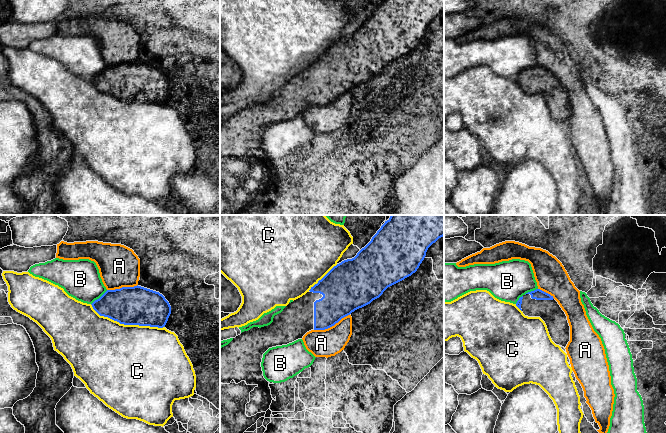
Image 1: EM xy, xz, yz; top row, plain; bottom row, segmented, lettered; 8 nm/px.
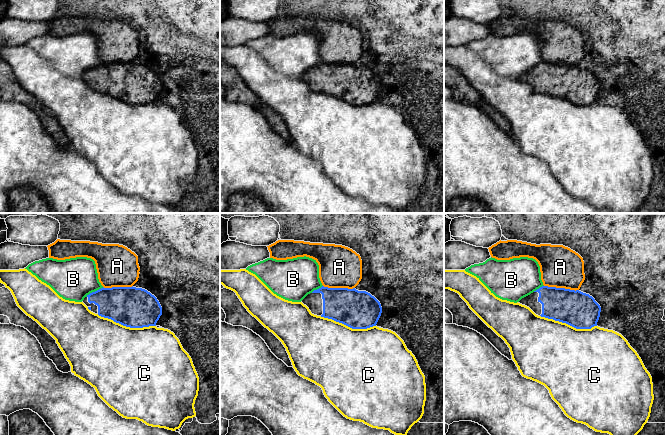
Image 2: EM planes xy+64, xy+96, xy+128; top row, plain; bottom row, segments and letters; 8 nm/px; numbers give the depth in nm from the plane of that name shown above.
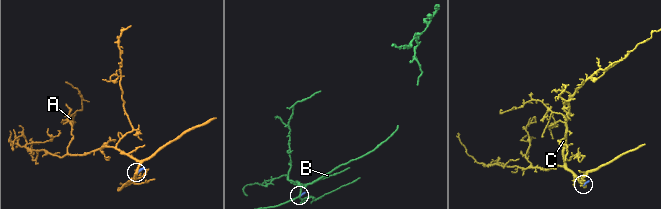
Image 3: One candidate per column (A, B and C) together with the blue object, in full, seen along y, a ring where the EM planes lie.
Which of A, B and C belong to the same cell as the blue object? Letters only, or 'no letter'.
no letter

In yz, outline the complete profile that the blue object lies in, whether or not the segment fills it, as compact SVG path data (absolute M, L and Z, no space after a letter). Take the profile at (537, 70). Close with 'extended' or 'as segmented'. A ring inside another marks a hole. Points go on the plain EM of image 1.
M536 65L528 68L516 79L528 93L540 93L546 100L552 117L566 124L570 117L570 102L565 88L550 70Z; extended

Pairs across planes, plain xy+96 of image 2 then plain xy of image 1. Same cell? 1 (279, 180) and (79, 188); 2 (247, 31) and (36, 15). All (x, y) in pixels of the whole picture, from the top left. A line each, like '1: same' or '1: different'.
1: same
2: different

